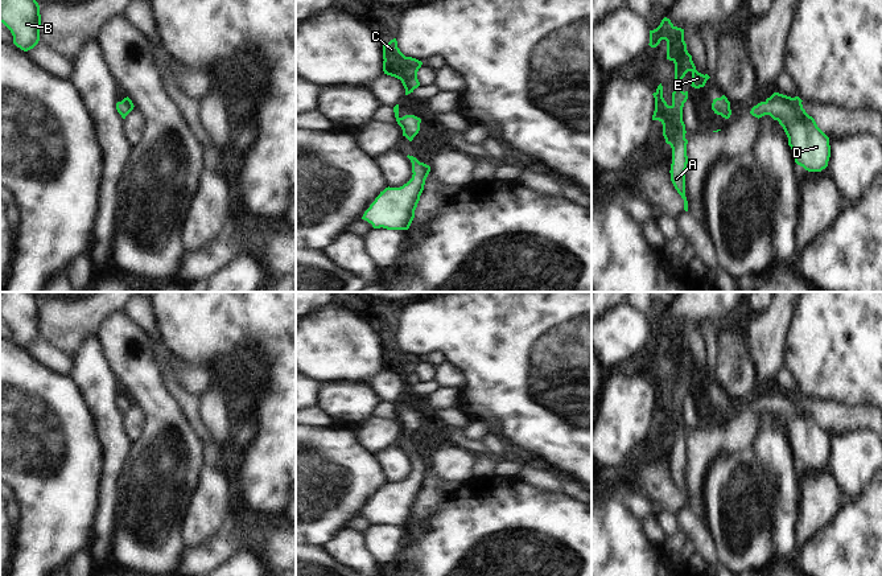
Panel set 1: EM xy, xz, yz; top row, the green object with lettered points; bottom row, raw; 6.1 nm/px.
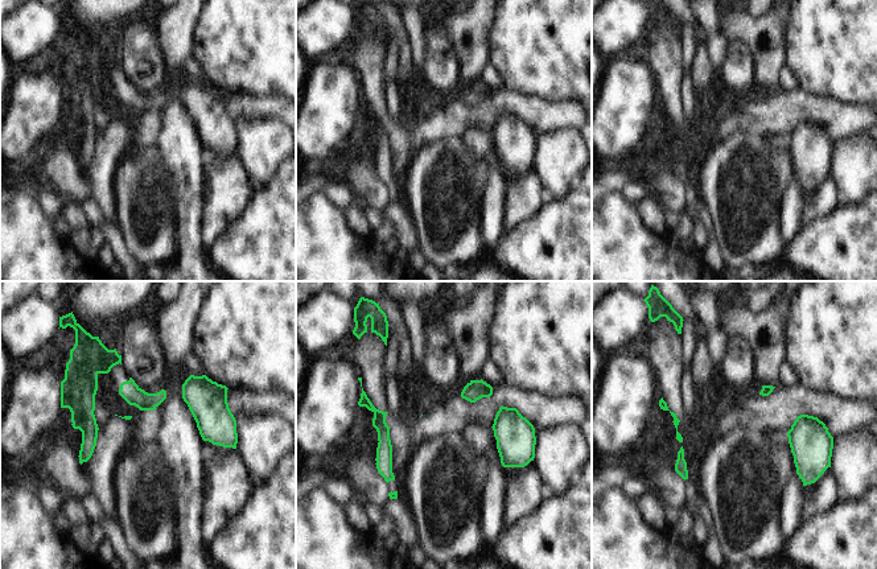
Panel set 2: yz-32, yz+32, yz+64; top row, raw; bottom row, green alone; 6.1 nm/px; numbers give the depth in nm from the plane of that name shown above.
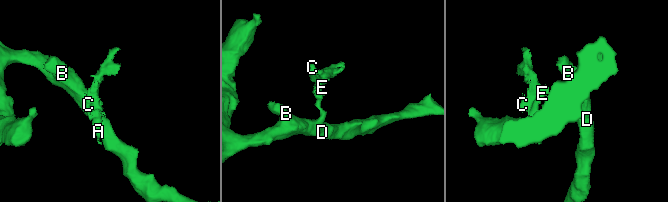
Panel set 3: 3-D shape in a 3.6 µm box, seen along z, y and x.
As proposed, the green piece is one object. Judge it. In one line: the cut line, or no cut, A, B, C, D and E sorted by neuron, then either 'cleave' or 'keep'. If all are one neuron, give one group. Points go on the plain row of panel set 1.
no cut | A B C D E | keep

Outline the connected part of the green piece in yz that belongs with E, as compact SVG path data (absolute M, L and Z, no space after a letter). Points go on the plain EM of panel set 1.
M664 313L660 321L650 326L650 342L656 343L662 336L667 337L667 355L675 359L675 379L672 388L672 400L668 402L663 394L663 382L658 382L652 390L655 394L655 407L652 416L663 420L663 432L672 444L671 477L677 489L684 495L684 506L688 507L685 493L685 465L688 460L685 435L685 420L683 417L683 403L688 395L688 387L683 387L680 380L688 367L692 369L692 383L704 383L710 374L696 366L692 351L687 346L684 337L684 325L675 322L669 314Z

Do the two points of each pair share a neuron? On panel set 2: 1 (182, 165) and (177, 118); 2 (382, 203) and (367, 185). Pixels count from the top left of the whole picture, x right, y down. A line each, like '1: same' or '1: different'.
1: same
2: same

